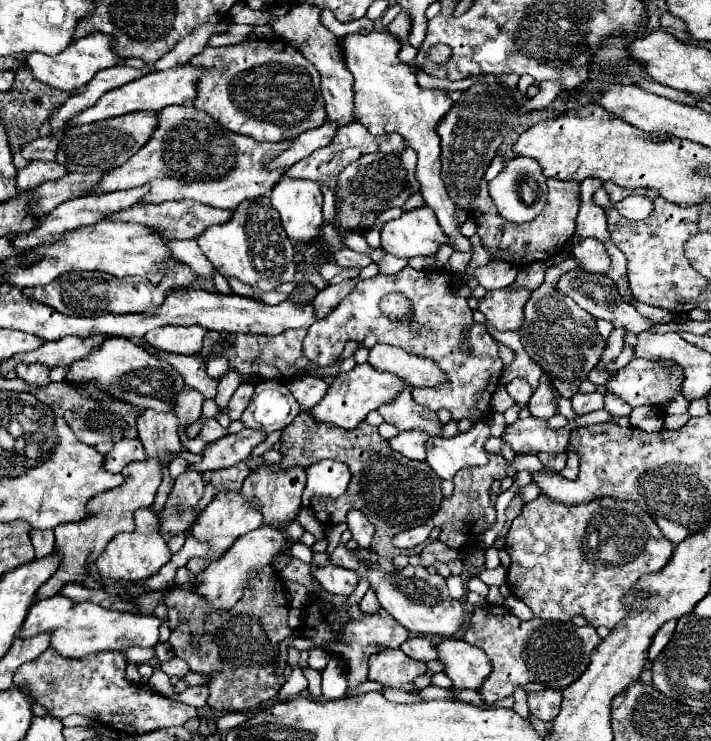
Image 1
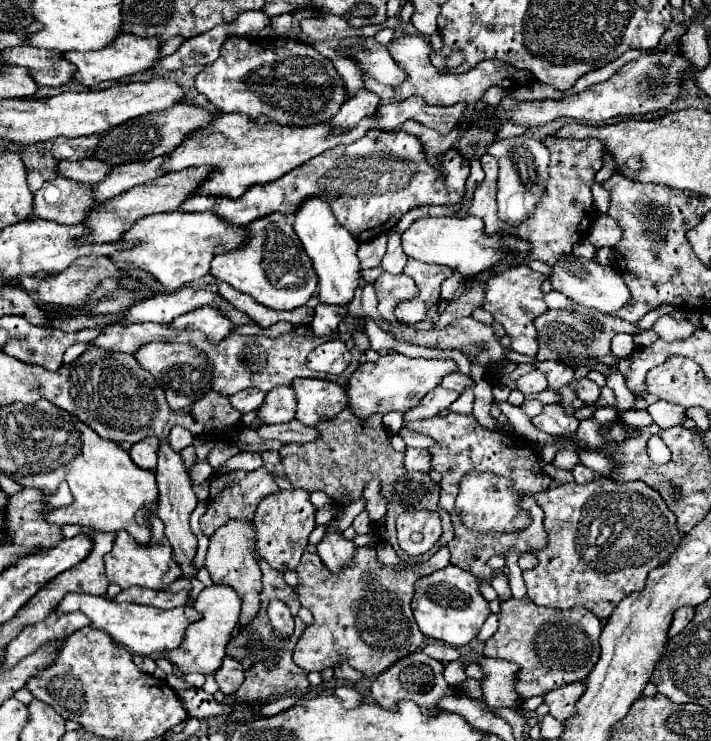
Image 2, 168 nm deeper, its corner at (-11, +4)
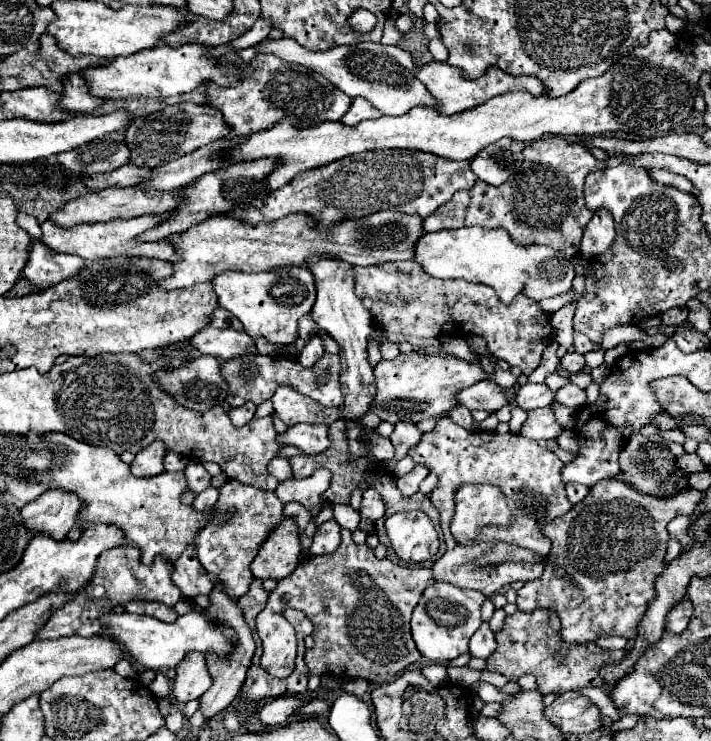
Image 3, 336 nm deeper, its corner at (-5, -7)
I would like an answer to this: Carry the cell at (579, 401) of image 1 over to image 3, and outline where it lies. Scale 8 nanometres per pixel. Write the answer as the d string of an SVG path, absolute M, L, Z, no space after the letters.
M567 383L565 387L561 387L557 393L555 393L555 401L579 411L587 405L587 397L585 397L585 391L573 383Z

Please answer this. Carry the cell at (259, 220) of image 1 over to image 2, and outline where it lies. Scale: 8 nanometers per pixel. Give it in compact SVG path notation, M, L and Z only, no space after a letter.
M269 214L247 226L249 240L233 252L219 252L211 262L211 276L227 282L271 310L295 310L317 294L317 274L311 258L303 252L287 216Z

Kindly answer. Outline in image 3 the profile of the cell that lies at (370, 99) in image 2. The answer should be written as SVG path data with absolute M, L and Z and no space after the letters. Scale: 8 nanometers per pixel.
M357 97L357 99L353 99L349 111L341 117L341 123L343 123L343 125L357 125L357 123L361 123L361 121L365 121L365 119L377 119L377 117L381 117L381 111L377 111L377 109L375 109L371 103L367 103L365 99Z

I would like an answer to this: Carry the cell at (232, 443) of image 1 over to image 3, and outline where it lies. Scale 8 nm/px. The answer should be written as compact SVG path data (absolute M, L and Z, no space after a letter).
M299 423L297 427L289 427L285 433L277 435L277 443L293 445L305 455L317 455L329 447L327 431L327 427Z

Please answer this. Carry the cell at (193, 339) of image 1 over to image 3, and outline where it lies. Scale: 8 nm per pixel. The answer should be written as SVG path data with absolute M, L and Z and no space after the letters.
M217 307L211 313L209 323L201 331L197 331L197 335L189 339L189 343L197 351L213 355L221 361L229 361L231 357L245 353L257 353L253 339L245 333L241 323L237 323L237 317L229 315L229 311L225 311L223 307Z

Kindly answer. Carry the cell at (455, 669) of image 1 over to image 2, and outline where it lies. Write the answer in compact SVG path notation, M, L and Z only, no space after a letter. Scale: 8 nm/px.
M479 656L477 664L485 672L483 680L483 700L491 708L517 708L523 698L515 692L515 676L519 666L505 660L493 660Z

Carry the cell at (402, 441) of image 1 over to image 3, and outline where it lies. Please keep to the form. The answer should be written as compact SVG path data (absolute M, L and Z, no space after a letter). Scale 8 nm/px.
M415 465L411 473L407 473L407 475L403 475L403 477L397 479L397 485L399 485L401 493L403 493L405 497L409 497L409 495L413 495L413 493L419 491L419 483L421 483L427 475L429 475L429 471L427 471L423 465Z

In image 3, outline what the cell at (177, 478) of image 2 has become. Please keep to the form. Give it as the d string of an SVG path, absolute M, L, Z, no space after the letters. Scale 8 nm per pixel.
M187 545L185 551L179 555L179 559L173 561L171 579L187 599L193 599L199 593L207 595L213 589L213 579L195 557L193 545Z

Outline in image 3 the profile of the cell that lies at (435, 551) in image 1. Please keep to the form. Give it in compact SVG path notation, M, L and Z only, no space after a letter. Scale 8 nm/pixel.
M341 529L340 534L339 551L335 551L333 555L303 557L295 571L289 577L281 579L277 589L271 591L266 604L267 607L257 615L256 629L261 641L263 641L261 667L267 673L271 673L273 677L281 679L281 677L291 675L293 661L295 661L293 627L283 617L283 611L286 608L303 611L313 623L315 645L305 651L305 665L307 665L311 675L335 673L343 679L361 677L369 683L385 683L385 681L393 679L395 675L399 675L403 669L407 669L411 663L421 659L421 653L417 651L417 647L411 639L409 619L411 619L411 613L413 613L417 601L421 599L423 591L435 581L433 569L431 567L407 569L407 567L401 567L389 559L377 559L373 549L369 549L367 545L355 545L351 541L349 529Z

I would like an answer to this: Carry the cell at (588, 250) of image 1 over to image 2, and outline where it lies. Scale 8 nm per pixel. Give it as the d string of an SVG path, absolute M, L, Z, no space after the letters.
M601 214L593 226L591 226L591 232L589 232L589 242L595 246L595 248L613 248L623 236L623 230L621 226L617 224L617 220L613 220L609 214Z

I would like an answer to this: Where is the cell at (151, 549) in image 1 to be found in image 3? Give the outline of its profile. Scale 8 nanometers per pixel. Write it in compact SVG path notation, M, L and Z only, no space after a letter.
M121 545L115 549L107 549L97 559L97 569L93 579L85 589L81 589L71 601L67 601L61 609L53 611L49 621L35 633L35 639L59 639L69 635L79 637L93 637L101 635L103 627L97 623L97 617L101 613L111 611L115 605L123 605L127 601L161 601L169 607L173 607L181 599L181 591L171 581L171 563L161 559L161 555L155 557L155 561L147 567L139 563L139 551L133 545Z

